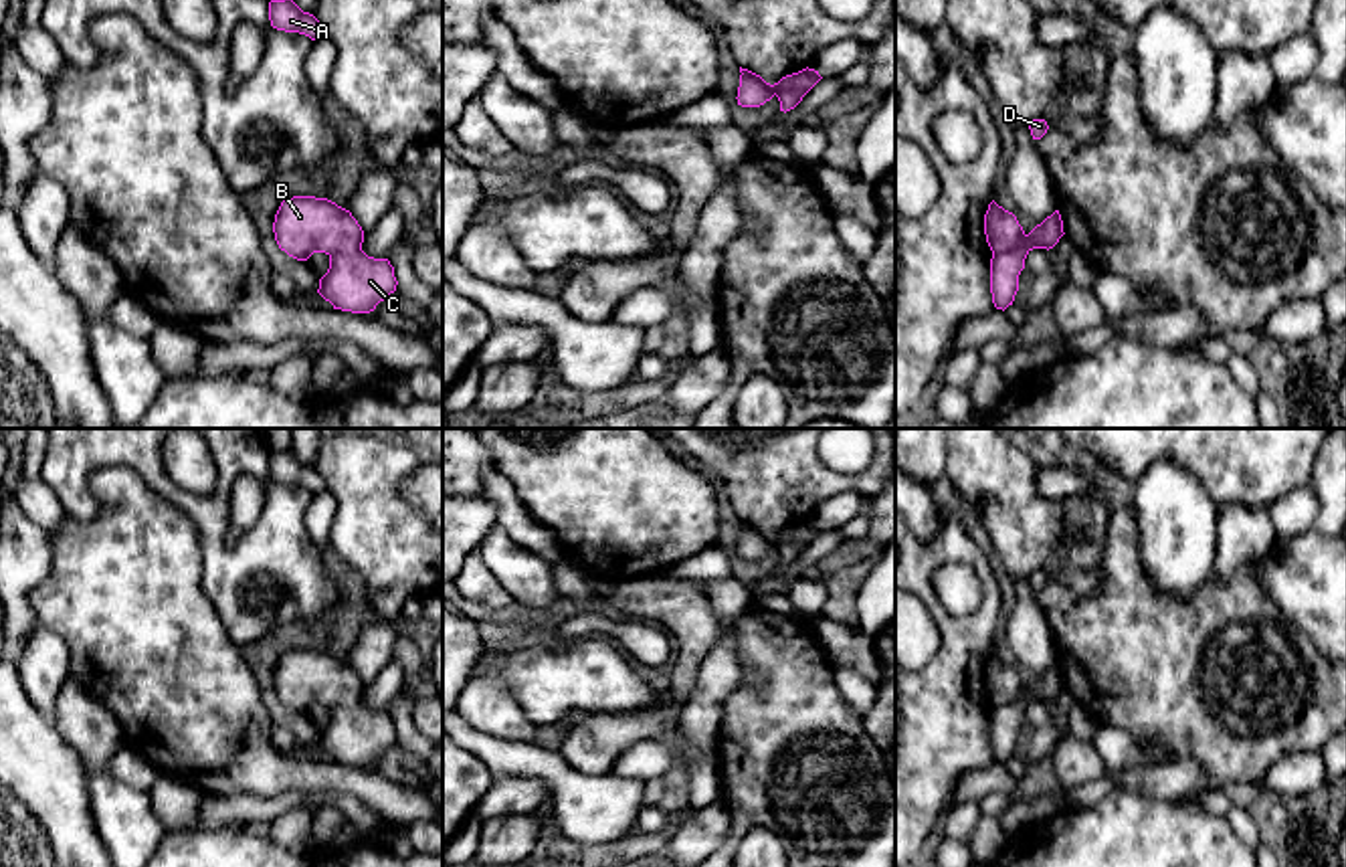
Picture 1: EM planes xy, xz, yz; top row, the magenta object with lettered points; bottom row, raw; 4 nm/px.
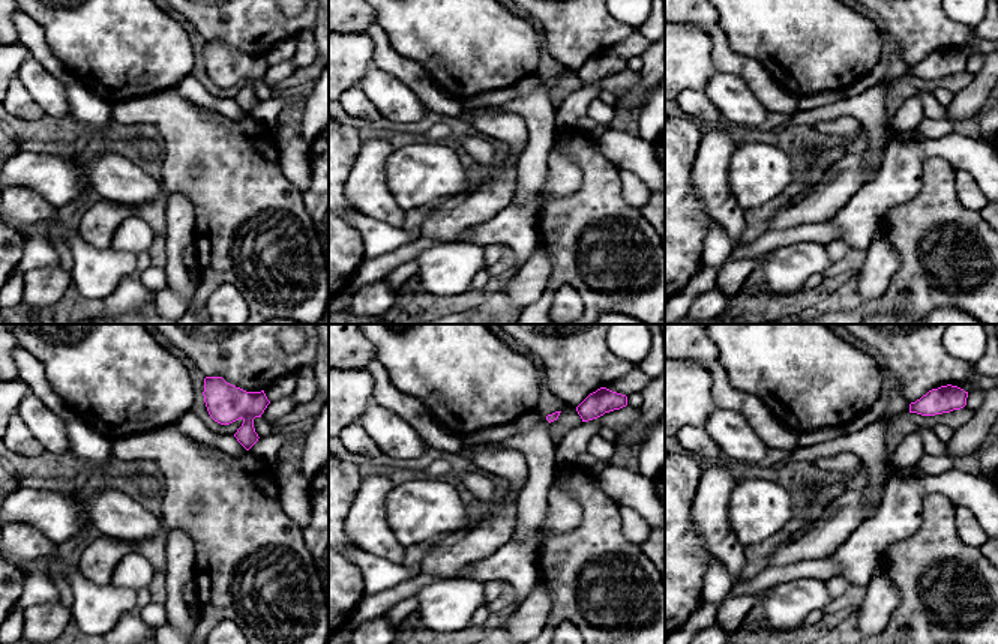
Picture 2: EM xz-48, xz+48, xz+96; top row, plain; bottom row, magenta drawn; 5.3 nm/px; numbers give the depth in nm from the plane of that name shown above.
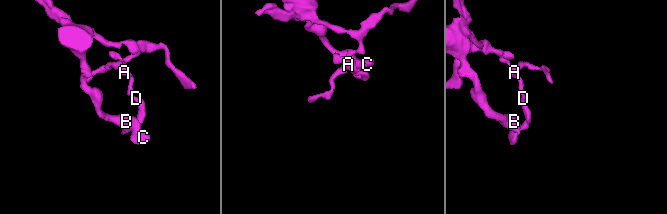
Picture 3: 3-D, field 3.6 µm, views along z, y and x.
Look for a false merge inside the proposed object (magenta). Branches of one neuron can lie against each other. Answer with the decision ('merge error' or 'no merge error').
merge error

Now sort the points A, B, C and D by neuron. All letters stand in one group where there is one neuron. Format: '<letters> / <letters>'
A C D / B

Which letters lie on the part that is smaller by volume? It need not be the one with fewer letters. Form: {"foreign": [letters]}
{"foreign": ["A", "C", "D"]}

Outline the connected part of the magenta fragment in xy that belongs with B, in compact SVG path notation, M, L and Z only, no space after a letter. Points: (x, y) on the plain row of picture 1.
M315 649L283 653L273 685L279 701L297 713L307 713L313 705L356 705L364 695L364 683L350 663Z

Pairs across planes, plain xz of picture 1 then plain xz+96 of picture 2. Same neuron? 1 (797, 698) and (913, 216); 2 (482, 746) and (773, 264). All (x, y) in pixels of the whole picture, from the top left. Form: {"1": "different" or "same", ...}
{"1": "same", "2": "same"}

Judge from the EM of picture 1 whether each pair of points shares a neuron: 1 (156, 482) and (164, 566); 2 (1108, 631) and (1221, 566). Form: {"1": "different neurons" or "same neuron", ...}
{"1": "different neurons", "2": "different neurons"}

